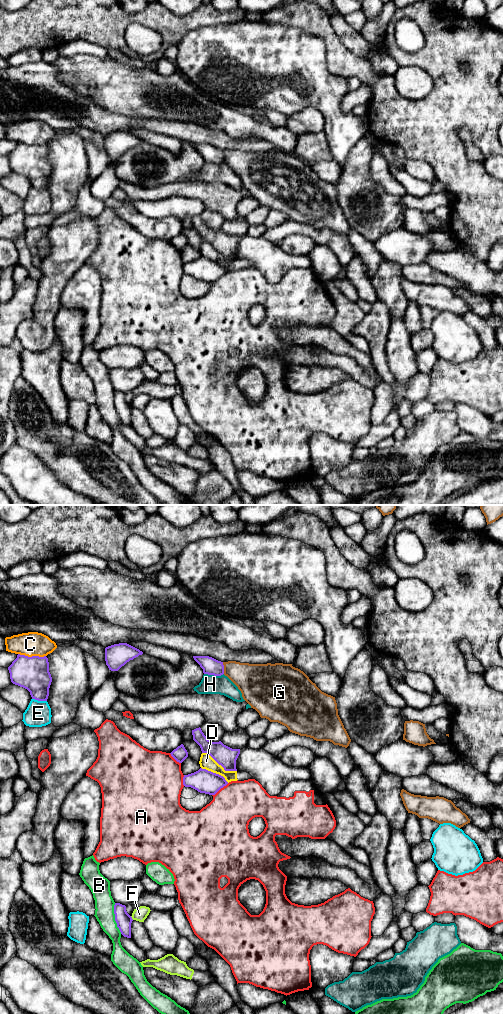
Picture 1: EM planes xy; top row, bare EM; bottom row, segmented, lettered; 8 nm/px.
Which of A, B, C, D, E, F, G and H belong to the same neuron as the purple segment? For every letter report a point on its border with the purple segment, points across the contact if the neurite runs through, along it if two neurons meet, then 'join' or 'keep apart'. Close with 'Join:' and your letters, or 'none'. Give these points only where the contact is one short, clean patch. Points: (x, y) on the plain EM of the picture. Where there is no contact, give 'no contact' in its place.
A: meets purple in xy at (220, 276); keep apart
B: meets purple in xy at (115, 406); keep apart
C: meets purple in xy at (32, 144); keep apart
D: meets purple in xy at (219, 252); border along xy (202, 240), (207, 240), (225, 258), (236, 259); keep apart
E: meets purple in xy at (39, 188); keep apart
F: meets purple in xy at (131, 406); keep apart
G: meets purple in xy at (223, 156); keep apart
H: meets purple in xy at (214, 163); keep apart
Join: none

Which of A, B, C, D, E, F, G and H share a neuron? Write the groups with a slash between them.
A / B / C / D H / E / F / G

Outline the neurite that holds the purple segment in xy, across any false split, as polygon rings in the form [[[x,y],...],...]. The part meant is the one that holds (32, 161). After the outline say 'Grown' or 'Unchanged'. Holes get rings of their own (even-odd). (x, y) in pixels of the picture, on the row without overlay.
[[[17,143],[8,155],[11,170],[30,180],[32,187],[47,189],[52,165],[46,144]]]. Unchanged

